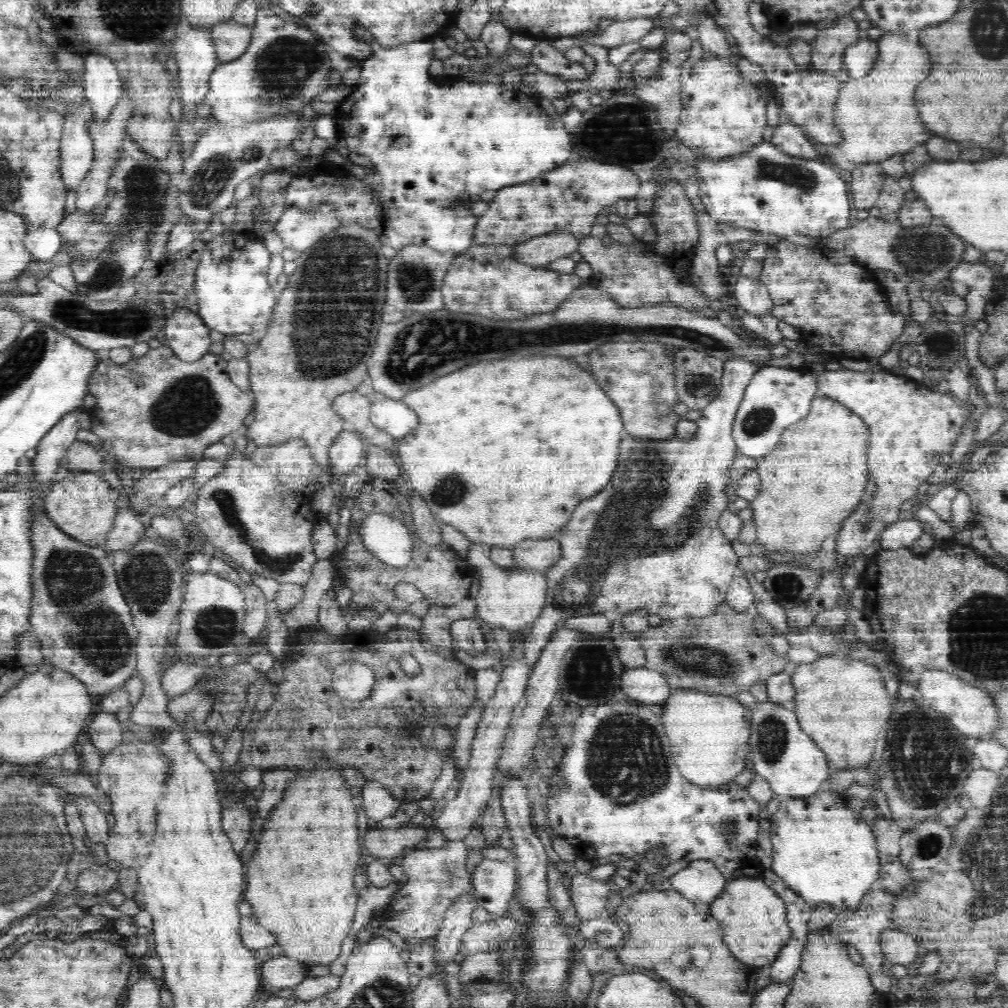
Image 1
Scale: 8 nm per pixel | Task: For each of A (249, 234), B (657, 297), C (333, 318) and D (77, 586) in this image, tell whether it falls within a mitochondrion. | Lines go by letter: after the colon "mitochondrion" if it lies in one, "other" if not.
A: other
B: other
C: mitochondrion
D: mitochondrion

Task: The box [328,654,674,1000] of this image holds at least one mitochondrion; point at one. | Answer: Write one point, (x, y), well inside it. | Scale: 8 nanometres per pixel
(625, 758)

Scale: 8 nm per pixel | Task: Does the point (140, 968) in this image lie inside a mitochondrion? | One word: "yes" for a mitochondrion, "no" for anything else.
no

